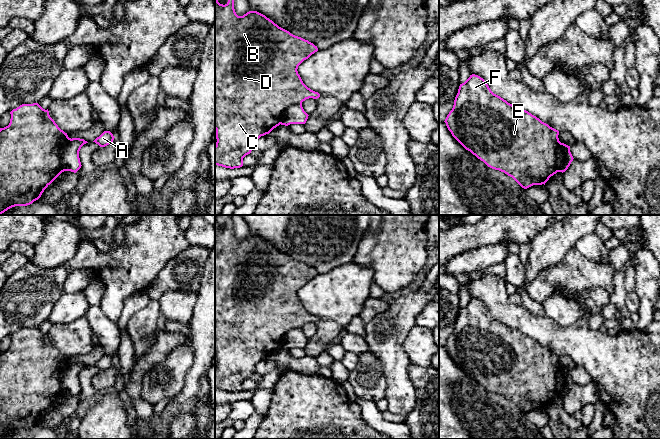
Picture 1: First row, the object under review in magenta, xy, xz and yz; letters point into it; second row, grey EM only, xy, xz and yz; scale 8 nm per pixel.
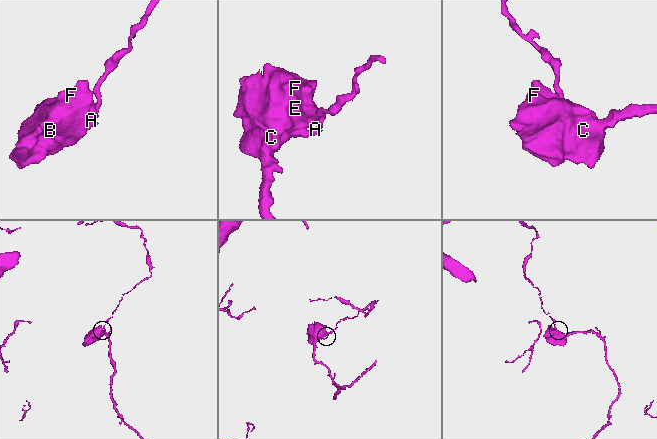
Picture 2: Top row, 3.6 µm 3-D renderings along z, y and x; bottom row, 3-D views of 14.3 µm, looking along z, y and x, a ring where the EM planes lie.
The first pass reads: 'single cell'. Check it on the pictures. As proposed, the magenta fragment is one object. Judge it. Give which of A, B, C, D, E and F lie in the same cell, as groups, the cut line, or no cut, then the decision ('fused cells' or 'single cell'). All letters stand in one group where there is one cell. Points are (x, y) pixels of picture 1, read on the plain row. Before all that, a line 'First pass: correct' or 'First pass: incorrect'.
First pass: incorrect
A / B C D E F | xy (70, 362), (64, 367), (61, 374), (61, 391), (63, 394) | fused cells

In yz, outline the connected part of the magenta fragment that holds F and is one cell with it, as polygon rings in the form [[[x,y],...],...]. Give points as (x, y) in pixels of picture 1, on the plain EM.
[[[472,298],[462,308],[445,345],[452,360],[488,391],[504,396],[522,412],[542,409],[556,398],[559,355],[517,329],[494,318],[486,305]]]

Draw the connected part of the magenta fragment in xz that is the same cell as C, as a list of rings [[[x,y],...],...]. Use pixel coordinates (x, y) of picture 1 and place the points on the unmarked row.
[[[232,215],[228,216],[228,226],[225,229],[220,228],[215,221],[215,354],[217,363],[215,369],[215,389],[230,393],[242,391],[243,382],[255,373],[256,365],[280,349],[282,338],[289,330],[302,328],[303,325],[309,322],[317,323],[320,321],[318,316],[311,314],[303,307],[297,295],[298,290],[317,275],[318,272],[313,267],[291,258],[257,235],[249,235],[243,240],[238,240],[234,233]]]

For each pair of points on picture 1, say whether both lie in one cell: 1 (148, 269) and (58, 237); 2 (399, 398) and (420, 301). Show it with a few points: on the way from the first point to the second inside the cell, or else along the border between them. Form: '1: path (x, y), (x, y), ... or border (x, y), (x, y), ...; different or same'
1: border (81, 240), (75, 253), (64, 264); different
2: path (396, 374), (396, 325); same

